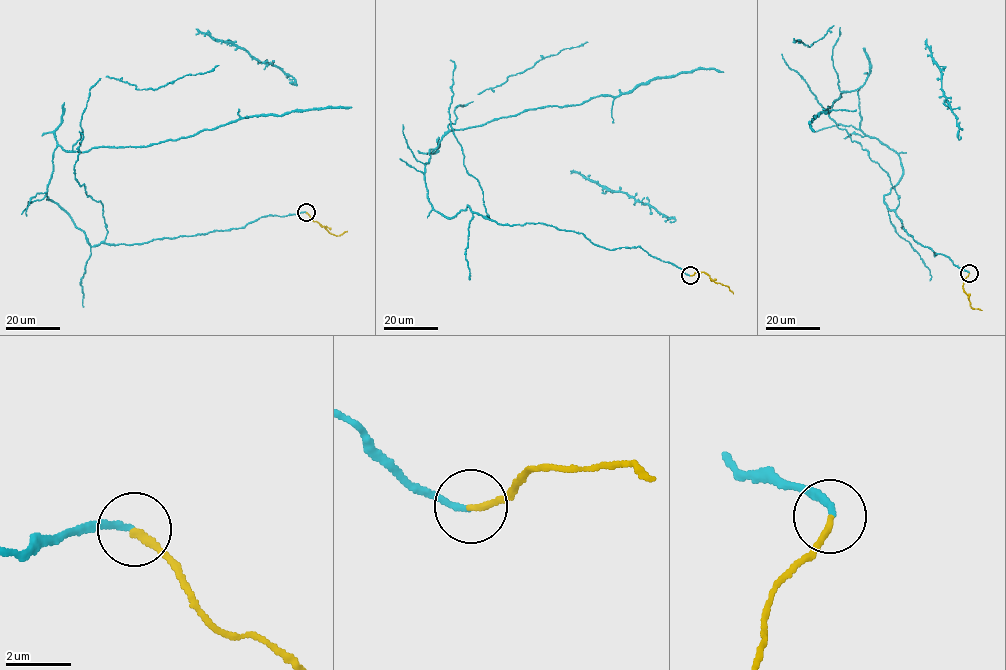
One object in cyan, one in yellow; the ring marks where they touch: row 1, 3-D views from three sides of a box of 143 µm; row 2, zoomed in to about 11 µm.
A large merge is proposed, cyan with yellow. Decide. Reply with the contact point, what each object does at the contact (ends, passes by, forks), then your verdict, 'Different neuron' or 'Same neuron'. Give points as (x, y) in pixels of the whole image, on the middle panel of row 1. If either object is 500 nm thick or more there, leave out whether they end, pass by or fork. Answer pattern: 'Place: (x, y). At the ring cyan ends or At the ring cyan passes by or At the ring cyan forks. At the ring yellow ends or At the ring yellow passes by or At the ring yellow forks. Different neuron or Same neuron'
Place: (690, 275). At the ring cyan ends. At the ring yellow ends. Same neuron

